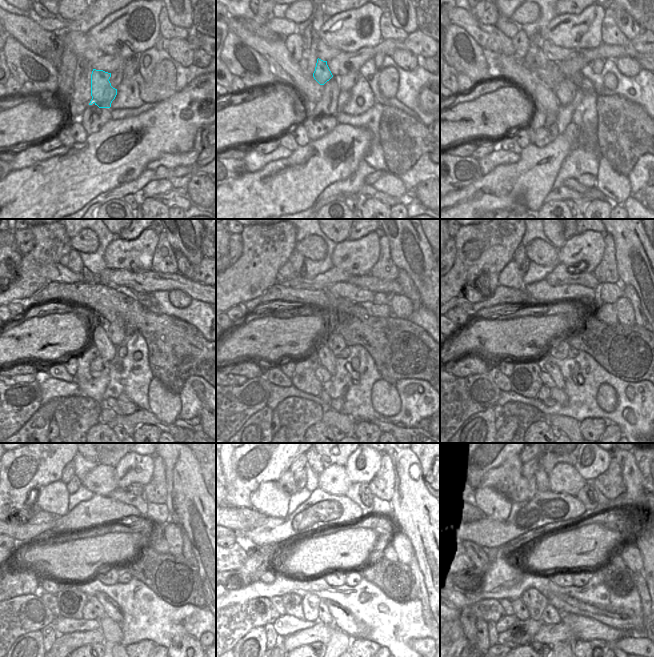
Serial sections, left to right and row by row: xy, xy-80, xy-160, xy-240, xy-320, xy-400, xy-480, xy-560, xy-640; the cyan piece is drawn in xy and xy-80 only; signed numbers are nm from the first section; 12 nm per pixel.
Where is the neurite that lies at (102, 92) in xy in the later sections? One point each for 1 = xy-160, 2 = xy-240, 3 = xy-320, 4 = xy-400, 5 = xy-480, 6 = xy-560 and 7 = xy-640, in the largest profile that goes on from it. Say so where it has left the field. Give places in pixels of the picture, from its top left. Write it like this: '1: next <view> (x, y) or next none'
1: next xy-160 (541, 58)
2: next xy-240 (90, 278)
3: next xy-320 (302, 271)
4: next xy-400 (524, 266)
5: next xy-480 (74, 484)
6: next xy-560 (300, 477)
7: next xy-640 (529, 468)

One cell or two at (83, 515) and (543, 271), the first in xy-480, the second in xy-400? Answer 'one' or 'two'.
two

